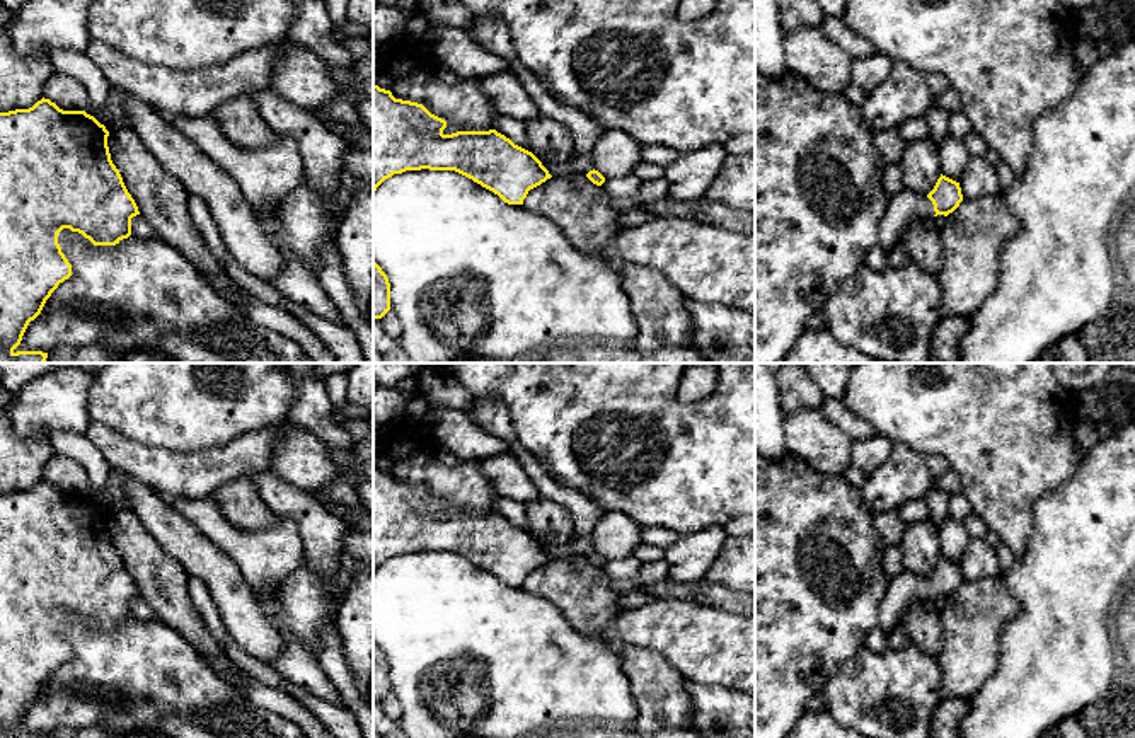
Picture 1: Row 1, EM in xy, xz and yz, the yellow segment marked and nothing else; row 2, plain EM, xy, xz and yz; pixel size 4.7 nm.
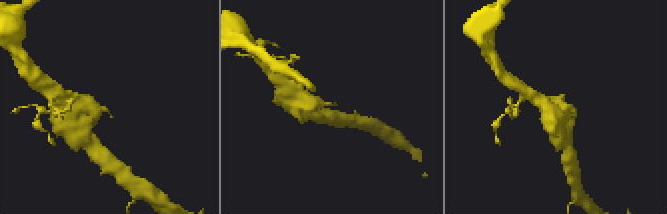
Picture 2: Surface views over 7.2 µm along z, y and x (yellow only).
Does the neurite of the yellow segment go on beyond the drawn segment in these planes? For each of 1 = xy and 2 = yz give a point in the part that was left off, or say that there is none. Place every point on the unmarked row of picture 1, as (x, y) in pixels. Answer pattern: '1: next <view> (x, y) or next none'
1: next none
2: next yz (904, 588)

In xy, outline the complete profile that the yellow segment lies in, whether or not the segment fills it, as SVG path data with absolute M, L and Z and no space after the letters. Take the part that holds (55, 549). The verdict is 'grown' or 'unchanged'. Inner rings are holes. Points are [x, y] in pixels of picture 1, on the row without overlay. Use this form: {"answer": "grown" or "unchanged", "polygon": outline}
{"answer": "unchanged", "polygon": "M44 479L29 491L0 494L0 738L48 738L14 731L51 675L72 658L72 646L58 626L63 610L82 615L94 627L116 627L131 617L131 600L140 593L111 542L107 518L94 498L63 493Z"}

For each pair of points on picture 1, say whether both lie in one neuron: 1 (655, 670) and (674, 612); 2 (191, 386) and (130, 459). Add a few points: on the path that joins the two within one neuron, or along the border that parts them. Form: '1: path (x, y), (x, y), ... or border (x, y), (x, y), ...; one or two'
1: border (622, 641), (656, 650), (685, 679); two
2: border (106, 426), (137, 442), (183, 452); two

